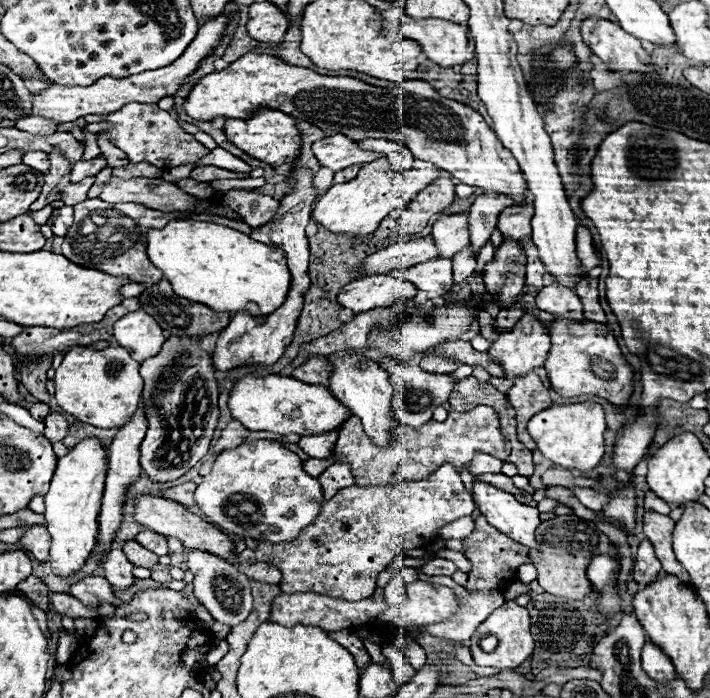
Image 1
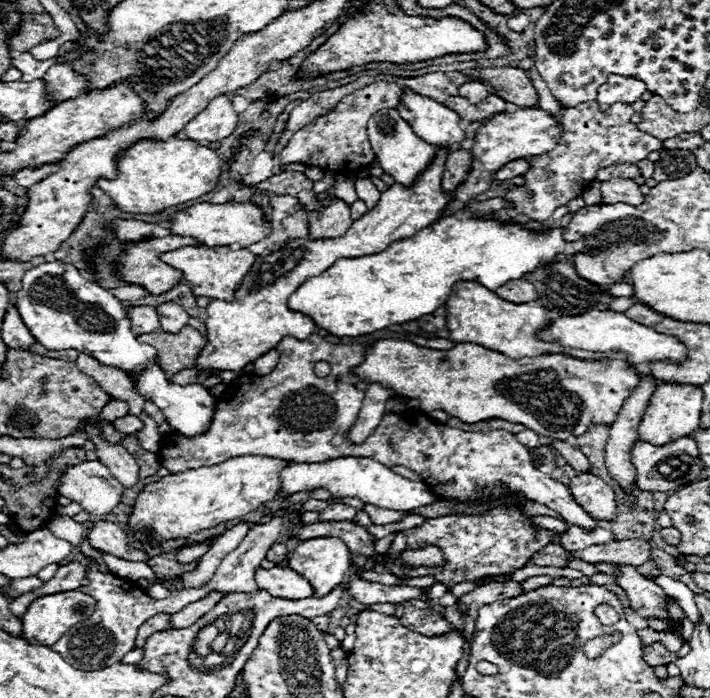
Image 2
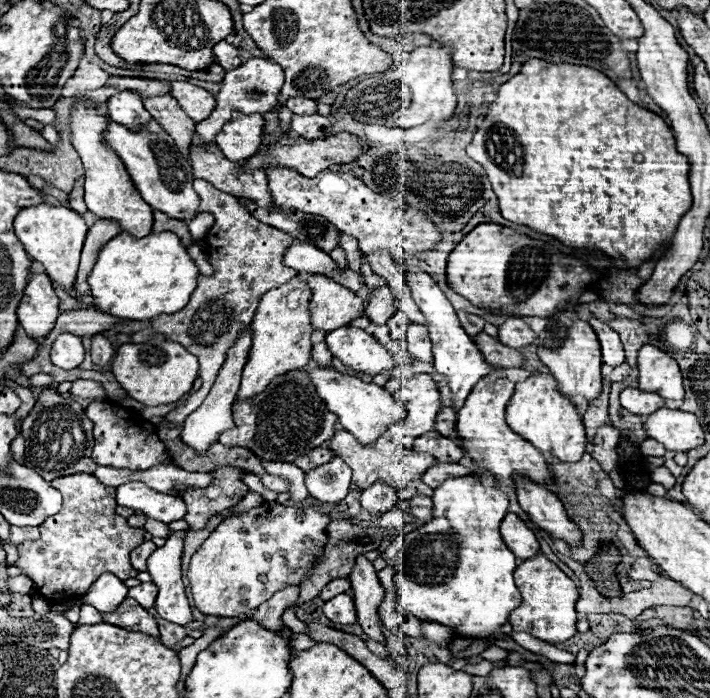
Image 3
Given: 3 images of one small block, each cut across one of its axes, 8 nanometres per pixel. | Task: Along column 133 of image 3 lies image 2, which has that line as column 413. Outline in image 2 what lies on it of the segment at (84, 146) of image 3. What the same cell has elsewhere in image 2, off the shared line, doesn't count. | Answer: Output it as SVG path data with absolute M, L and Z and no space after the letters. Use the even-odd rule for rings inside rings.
M436 148L436 160L432 160L432 164L424 168L424 176L420 176L416 184L410 186L392 184L386 192L380 194L378 204L360 220L356 220L344 236L336 240L288 238L286 242L276 242L270 248L266 248L256 258L256 264L252 264L248 276L236 288L234 300L226 302L212 298L210 304L206 306L204 326L208 344L202 348L196 360L196 370L204 372L230 370L242 374L246 364L274 350L282 338L292 336L304 340L310 334L318 332L318 326L314 324L312 318L302 316L300 312L292 312L286 306L290 294L308 278L328 270L340 258L358 258L382 252L384 248L388 248L388 244L402 238L410 238L418 230L436 222L450 200L450 194L446 194L440 186L446 154L448 148Z

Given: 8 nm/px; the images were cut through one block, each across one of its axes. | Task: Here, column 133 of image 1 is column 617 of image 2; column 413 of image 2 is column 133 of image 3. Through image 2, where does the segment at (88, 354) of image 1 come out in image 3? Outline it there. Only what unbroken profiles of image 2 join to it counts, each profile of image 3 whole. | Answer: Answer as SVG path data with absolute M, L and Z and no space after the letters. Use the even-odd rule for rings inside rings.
M160 338L142 344L122 344L112 360L112 374L130 398L146 404L174 404L192 390L192 382L198 378L198 360L178 342L166 342Z

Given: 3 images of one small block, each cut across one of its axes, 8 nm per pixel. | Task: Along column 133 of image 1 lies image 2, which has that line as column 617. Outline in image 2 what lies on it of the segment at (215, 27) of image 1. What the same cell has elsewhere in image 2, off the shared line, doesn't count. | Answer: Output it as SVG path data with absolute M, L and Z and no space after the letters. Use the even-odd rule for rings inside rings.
M618 74L608 76L608 80L598 88L598 106L600 110L606 110L608 106L612 106L614 102L624 102L624 104L632 104L636 100L642 98L642 94L646 92L646 84L636 80L636 78L624 78Z

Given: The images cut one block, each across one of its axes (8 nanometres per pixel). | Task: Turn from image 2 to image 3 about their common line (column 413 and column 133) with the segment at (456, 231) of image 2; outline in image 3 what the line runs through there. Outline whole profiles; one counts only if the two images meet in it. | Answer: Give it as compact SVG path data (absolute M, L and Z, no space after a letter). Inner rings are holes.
M122 232L100 252L88 276L88 284L94 296L94 308L126 320L152 320L154 316L182 310L196 288L198 274L196 264L190 260L186 246L176 234L158 232L134 238Z

